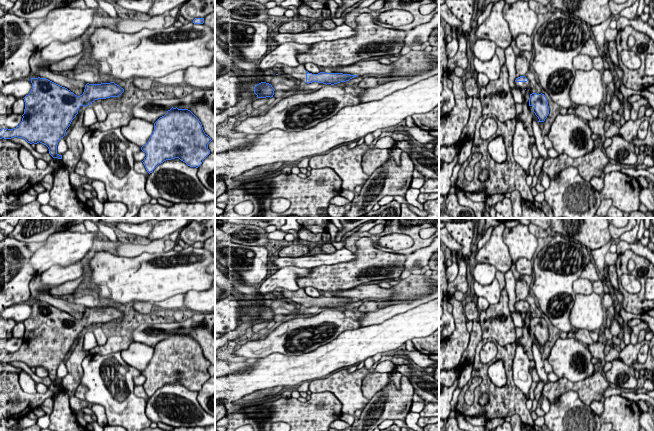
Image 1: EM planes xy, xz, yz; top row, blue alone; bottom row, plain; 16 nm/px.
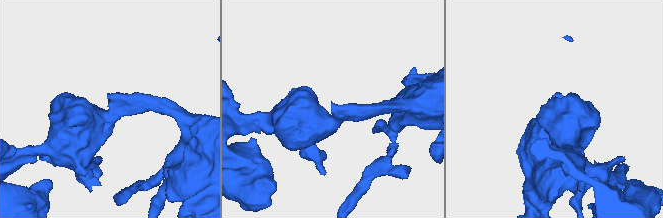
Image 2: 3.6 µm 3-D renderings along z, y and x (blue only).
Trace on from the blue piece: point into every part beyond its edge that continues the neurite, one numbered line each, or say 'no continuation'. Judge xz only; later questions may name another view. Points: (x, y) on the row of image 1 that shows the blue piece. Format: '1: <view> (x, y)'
1: xz (299, 73)

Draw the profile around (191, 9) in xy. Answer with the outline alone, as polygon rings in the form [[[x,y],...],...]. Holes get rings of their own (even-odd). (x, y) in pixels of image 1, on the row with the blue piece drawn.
[[[187,0],[179,10],[179,14],[189,22],[195,18],[205,18],[212,12],[215,12],[215,0]]]

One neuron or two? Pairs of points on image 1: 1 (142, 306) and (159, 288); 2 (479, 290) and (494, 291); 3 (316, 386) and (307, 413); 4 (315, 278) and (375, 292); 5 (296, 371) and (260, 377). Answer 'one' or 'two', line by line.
1: two
2: one
3: two
4: two
5: one

